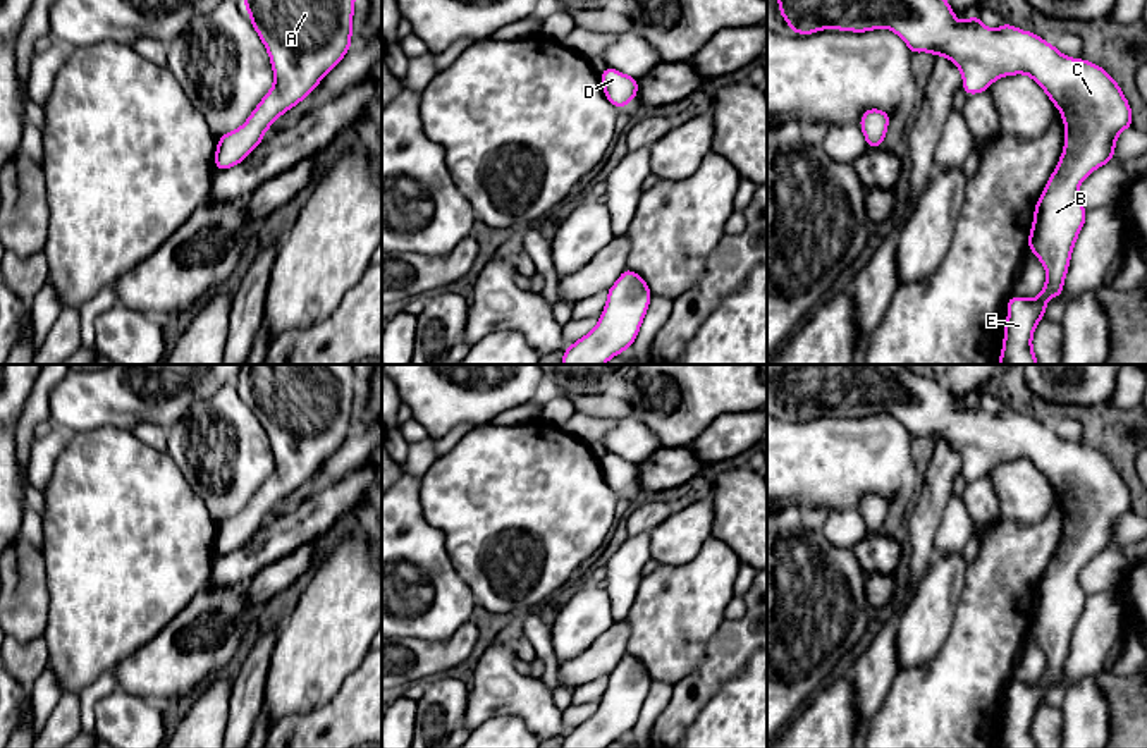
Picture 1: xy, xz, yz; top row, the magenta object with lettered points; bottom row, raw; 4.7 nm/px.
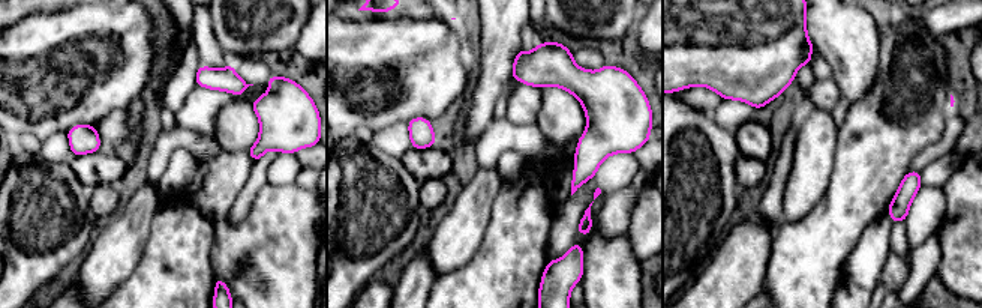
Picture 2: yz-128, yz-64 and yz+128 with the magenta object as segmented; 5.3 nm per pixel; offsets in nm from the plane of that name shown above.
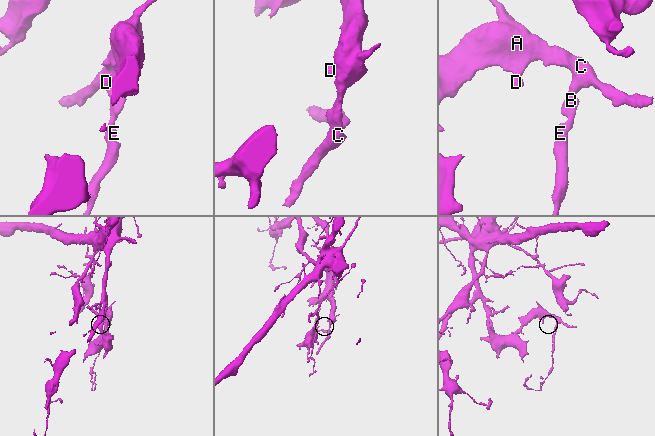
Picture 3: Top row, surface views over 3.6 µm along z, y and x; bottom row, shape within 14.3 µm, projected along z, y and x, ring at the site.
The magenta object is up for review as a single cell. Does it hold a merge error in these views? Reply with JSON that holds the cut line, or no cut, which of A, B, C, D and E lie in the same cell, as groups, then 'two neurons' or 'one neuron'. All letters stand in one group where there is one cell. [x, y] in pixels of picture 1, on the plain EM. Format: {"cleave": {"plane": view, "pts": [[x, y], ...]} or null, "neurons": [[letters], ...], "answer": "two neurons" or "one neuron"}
{"cleave": null, "neurons": [["A", "B", "C", "D", "E"]], "answer": "one neuron"}

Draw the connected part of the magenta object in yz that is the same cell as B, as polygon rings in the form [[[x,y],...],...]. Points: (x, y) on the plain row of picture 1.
[[[789,365],[784,375],[774,378],[779,399],[796,420],[820,414],[874,416],[887,413],[905,425],[911,440],[932,437],[946,440],[963,461],[963,476],[977,480],[1003,461],[1028,459],[1059,494],[1064,506],[1064,535],[1056,555],[1047,566],[1034,598],[1028,636],[1035,638],[1047,664],[1035,684],[1011,681],[999,748],[1039,748],[1032,734],[1032,720],[1052,681],[1063,684],[1063,669],[1070,652],[1075,626],[1085,609],[1087,595],[1078,585],[1078,573],[1097,552],[1113,547],[1116,523],[1133,511],[1132,494],[1116,466],[1089,445],[1066,442],[1039,420],[1021,416],[1004,408],[997,414],[985,413],[978,401],[956,406],[944,380],[920,375],[915,365]]]

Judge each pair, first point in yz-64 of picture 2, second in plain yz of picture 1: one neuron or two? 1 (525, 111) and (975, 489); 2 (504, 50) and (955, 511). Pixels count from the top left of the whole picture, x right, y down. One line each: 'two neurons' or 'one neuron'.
1: one neuron
2: two neurons

